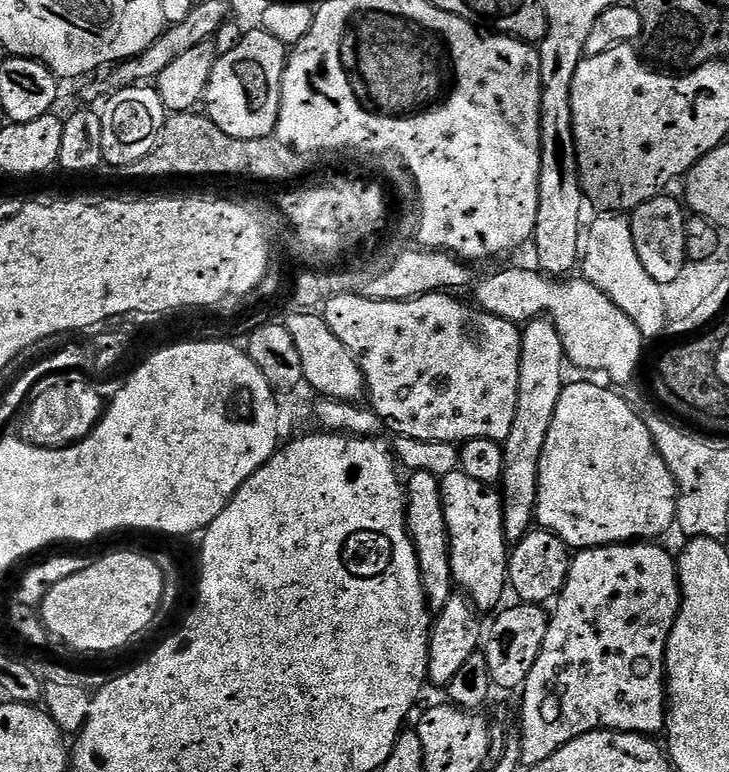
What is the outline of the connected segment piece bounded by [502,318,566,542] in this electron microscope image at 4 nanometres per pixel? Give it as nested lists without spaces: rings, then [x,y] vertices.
[[[537,318],[527,321],[523,325],[520,341],[522,354],[518,374],[518,410],[514,410],[514,426],[510,426],[510,434],[502,441],[504,539],[509,542],[521,540],[527,532],[533,531],[542,446],[546,446],[546,434],[550,430],[550,422],[554,422],[554,410],[558,410],[558,398],[566,383],[566,357],[562,338],[552,320]]]

